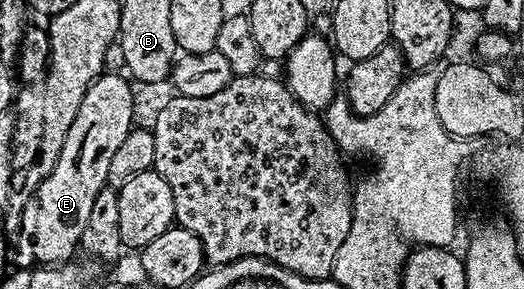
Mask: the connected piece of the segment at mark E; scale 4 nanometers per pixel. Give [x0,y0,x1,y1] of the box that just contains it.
[16,71,134,269]

